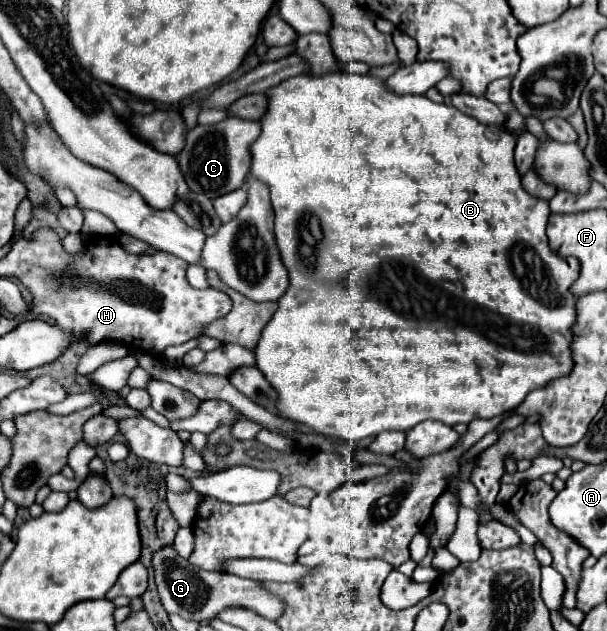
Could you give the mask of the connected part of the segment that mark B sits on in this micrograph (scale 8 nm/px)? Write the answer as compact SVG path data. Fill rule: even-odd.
M338 69L322 77L298 75L264 93L268 95L268 109L260 119L260 137L250 145L250 175L270 189L276 213L276 243L290 273L290 287L278 299L278 309L266 323L254 353L256 367L278 393L276 411L280 417L304 423L330 439L358 443L374 439L382 431L408 431L426 419L456 425L480 417L498 417L516 409L530 391L572 371L568 349L572 341L570 329L576 321L576 297L570 293L570 285L576 281L578 261L560 259L550 251L546 241L550 207L548 201L532 199L522 189L514 165L514 135L498 125L478 123L456 107L434 103L426 95L396 95L388 91L382 79L368 73L354 75Z

